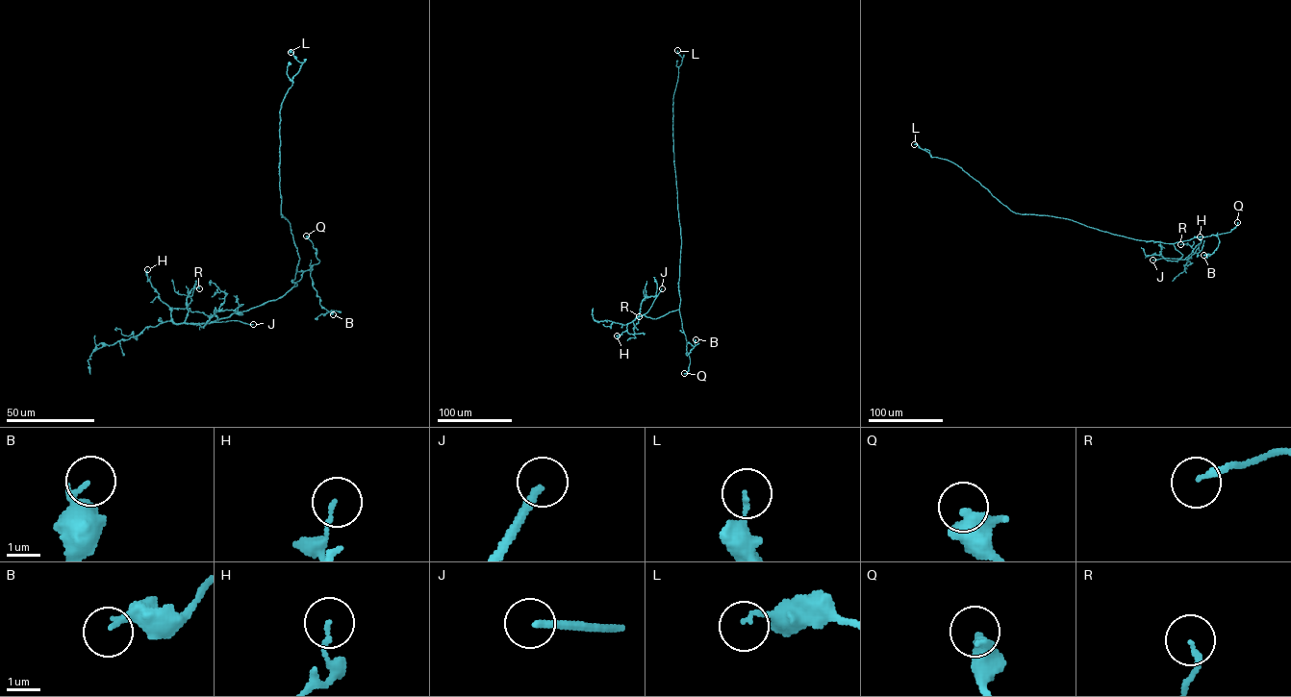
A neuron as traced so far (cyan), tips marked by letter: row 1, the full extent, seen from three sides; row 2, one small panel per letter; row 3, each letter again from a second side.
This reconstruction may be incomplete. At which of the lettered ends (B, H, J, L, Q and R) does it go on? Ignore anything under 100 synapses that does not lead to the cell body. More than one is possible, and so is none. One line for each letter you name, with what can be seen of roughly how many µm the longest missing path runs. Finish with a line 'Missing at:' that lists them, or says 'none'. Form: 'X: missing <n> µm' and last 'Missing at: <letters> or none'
J: missing 80 µm
Missing at: J

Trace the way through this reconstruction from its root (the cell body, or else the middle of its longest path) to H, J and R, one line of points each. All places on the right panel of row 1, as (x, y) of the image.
H: (1089, 227), (1136, 239), (1173, 243), (1182, 254), (1178, 260), (1187, 260), (1195, 252), (1201, 242), (1200, 236)
J: (1089, 227), (1136, 239), (1173, 243), (1182, 254), (1178, 259), (1152, 260)
R: (1089, 227), (1136, 239), (1173, 243), (1182, 254), (1178, 259), (1184, 260), (1193, 248), (1187, 242), (1180, 244)

